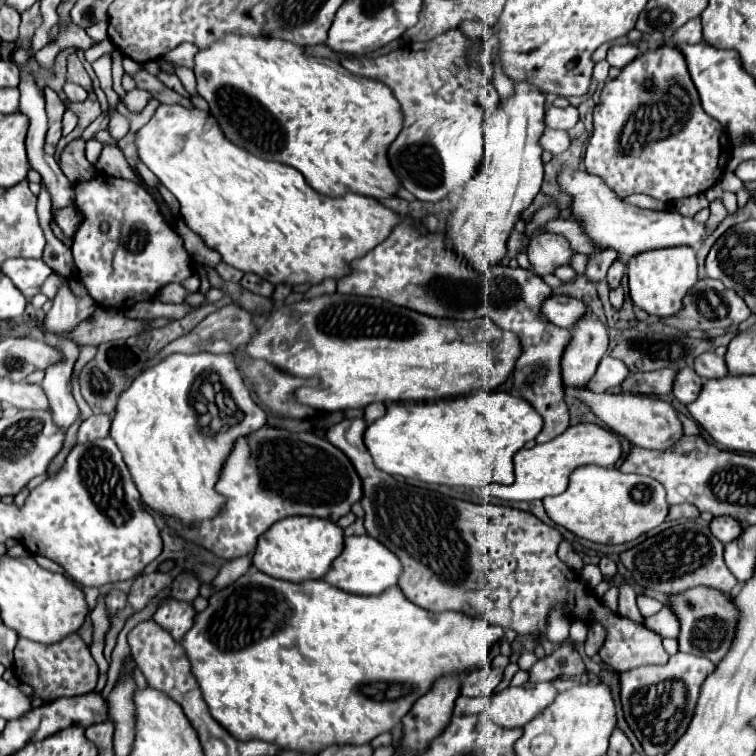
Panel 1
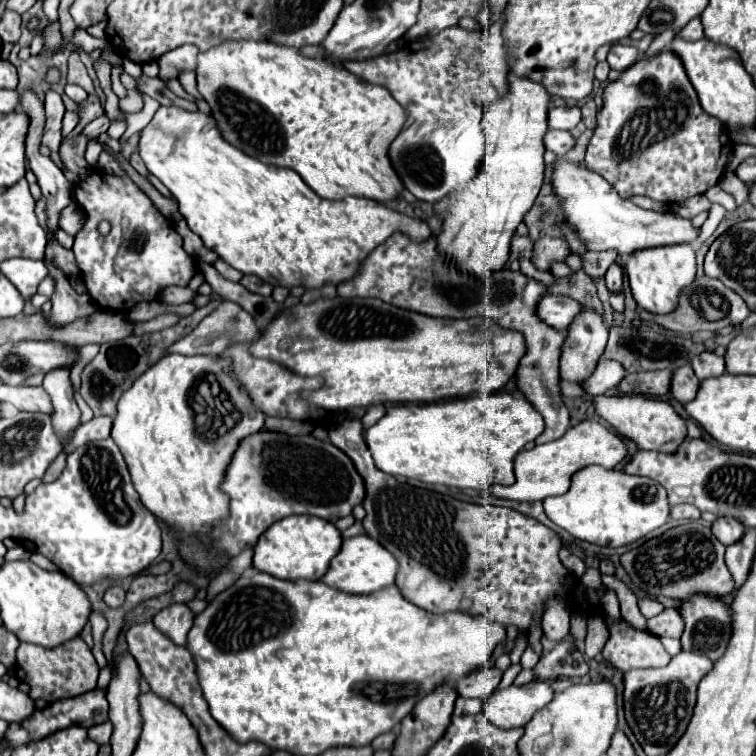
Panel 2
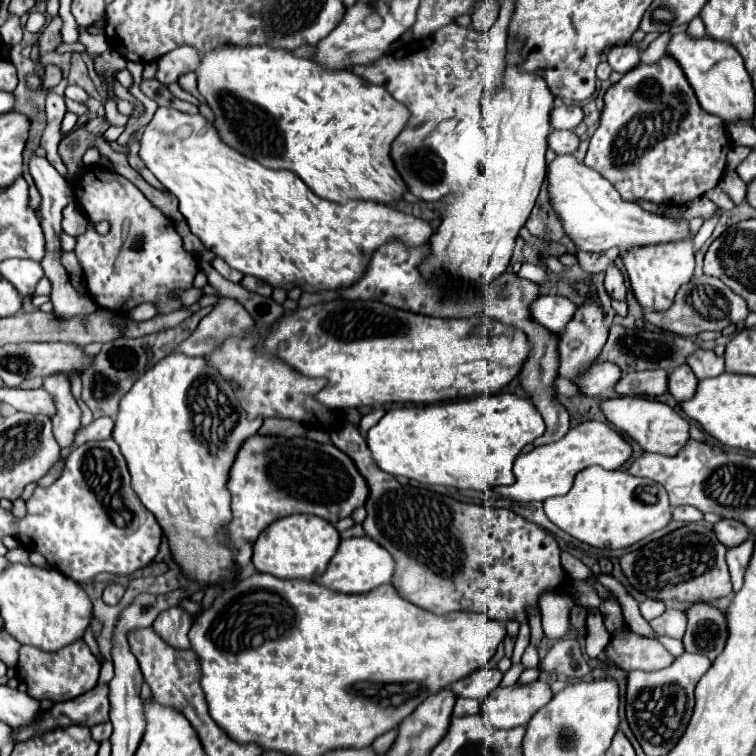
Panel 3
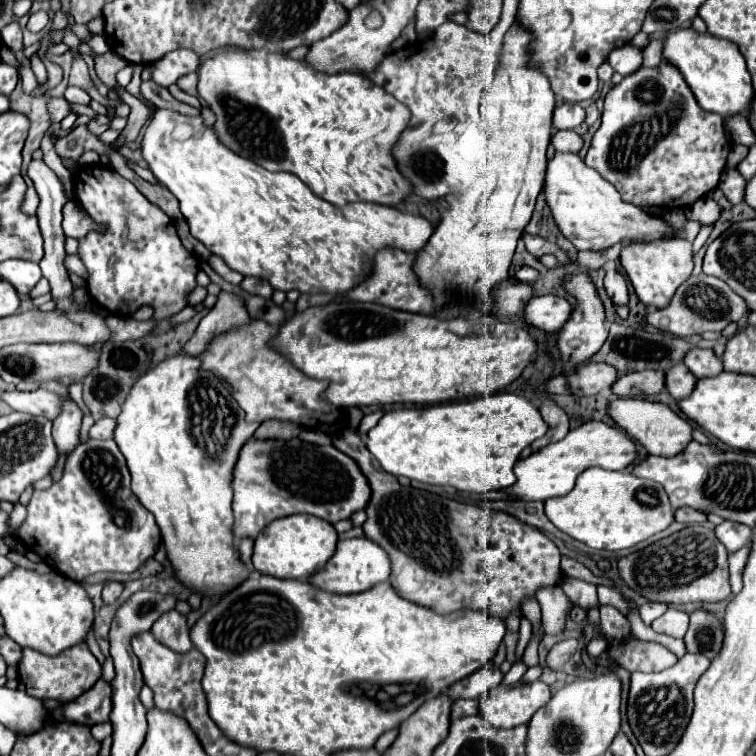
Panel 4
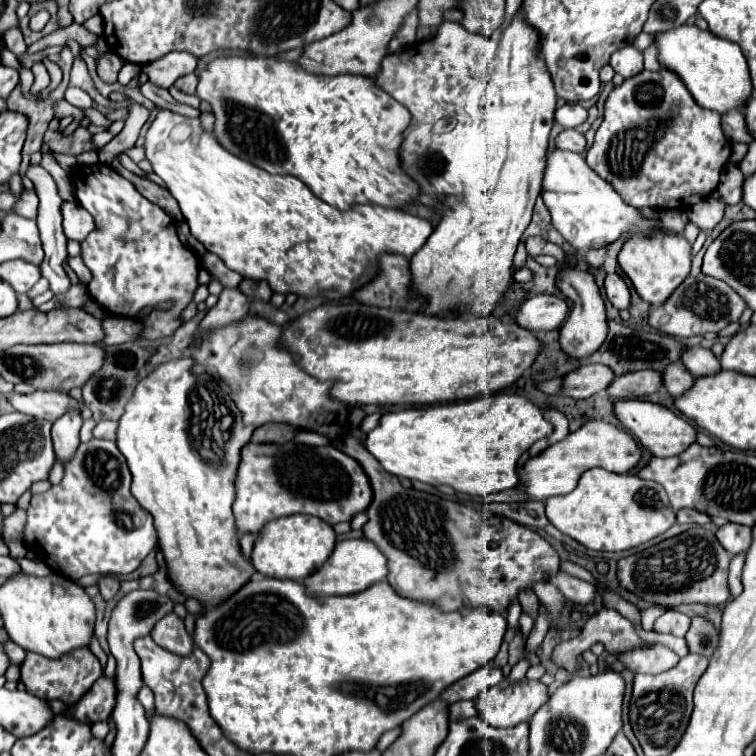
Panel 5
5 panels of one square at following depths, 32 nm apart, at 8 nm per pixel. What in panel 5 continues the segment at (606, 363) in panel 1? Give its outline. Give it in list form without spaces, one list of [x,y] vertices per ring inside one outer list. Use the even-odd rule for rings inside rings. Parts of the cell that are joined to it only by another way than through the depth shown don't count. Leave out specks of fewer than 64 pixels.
[[[604,364],[580,366],[580,368],[576,368],[576,370],[572,370],[564,376],[562,392],[566,396],[576,398],[576,400],[590,398],[590,396],[606,390],[608,384],[612,384],[614,376],[616,374],[612,374],[610,368],[604,366]]]

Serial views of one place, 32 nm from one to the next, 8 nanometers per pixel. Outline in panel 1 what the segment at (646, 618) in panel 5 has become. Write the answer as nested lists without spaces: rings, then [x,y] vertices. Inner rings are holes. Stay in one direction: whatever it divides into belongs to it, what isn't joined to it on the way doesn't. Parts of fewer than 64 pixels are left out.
[[[640,594],[637,597],[637,606],[639,608],[640,614],[644,616],[644,618],[648,618],[648,616],[652,616],[652,614],[656,614],[664,604],[660,602],[660,600],[656,600],[656,598],[651,598],[650,596],[644,596],[644,594]]]

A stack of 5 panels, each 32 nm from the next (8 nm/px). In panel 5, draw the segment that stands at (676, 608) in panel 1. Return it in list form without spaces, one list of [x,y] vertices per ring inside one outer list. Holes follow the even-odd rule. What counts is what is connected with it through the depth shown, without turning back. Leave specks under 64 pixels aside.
[[[698,614],[692,618],[690,630],[686,634],[686,642],[688,642],[690,652],[712,658],[712,654],[716,652],[716,648],[720,644],[720,632],[712,620]]]

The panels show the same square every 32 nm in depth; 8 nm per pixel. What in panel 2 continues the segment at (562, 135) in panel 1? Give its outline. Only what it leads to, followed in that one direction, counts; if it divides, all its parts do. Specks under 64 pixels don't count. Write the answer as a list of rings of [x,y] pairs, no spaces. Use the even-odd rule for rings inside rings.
[[[548,130],[544,136],[544,148],[554,152],[556,156],[566,154],[574,146],[574,142],[576,140],[570,136],[570,132],[564,130]]]

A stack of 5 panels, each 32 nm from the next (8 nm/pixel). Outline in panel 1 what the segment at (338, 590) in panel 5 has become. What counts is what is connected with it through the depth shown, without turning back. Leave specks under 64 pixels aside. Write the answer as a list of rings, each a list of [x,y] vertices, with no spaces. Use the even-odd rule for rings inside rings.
[[[364,534],[364,536],[348,536],[344,542],[344,552],[334,560],[332,570],[324,576],[326,582],[330,582],[332,586],[352,592],[352,594],[382,594],[386,588],[396,586],[398,578],[400,578],[402,566],[398,556],[384,548],[384,544],[380,544],[376,538]]]

